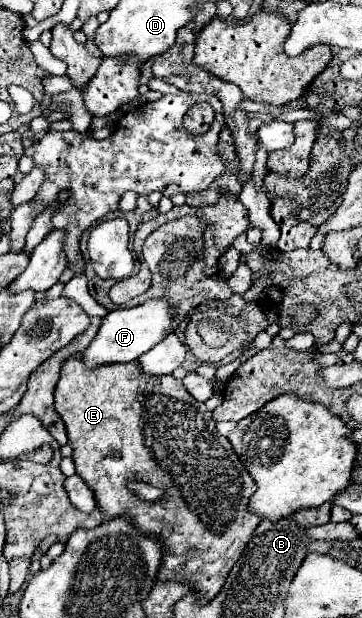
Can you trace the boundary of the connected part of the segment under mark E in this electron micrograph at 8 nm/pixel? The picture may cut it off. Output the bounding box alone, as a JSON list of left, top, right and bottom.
[54,354,260,600]

